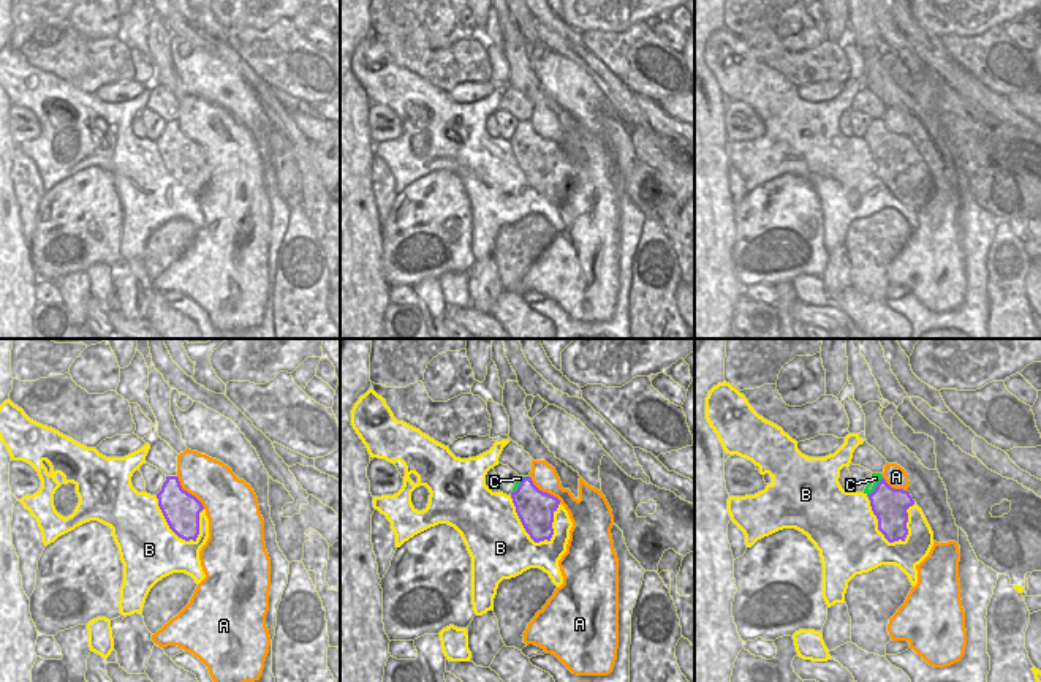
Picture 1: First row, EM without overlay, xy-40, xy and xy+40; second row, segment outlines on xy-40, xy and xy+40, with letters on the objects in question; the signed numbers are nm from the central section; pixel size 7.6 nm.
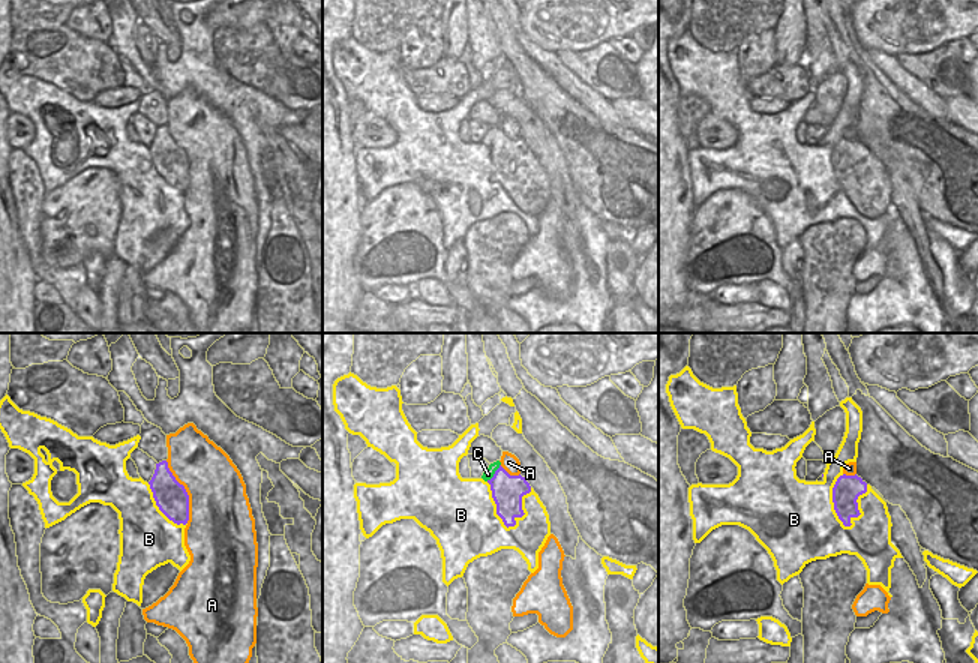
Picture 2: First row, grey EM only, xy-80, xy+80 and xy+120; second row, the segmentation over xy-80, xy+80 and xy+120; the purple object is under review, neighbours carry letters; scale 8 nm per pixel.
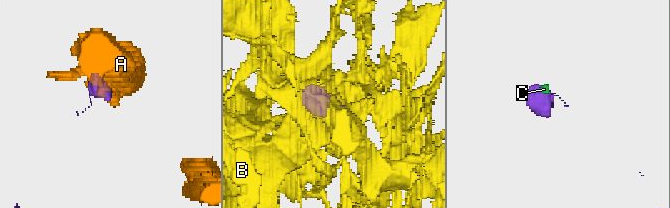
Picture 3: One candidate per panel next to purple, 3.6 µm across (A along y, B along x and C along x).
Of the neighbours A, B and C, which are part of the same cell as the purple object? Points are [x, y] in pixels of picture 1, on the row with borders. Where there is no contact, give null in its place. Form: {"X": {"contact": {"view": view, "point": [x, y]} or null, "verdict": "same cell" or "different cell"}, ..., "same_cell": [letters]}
{"A": {"contact": {"view": "xy-40", "point": [187, 492]}, "verdict": "different cell"}, "B": {"contact": {"view": "xy+40", "point": [878, 526]}, "verdict": "different cell"}, "C": {"contact": {"view": "xy+40", "point": [877, 486]}, "verdict": "different cell"}, "same_cell": []}

